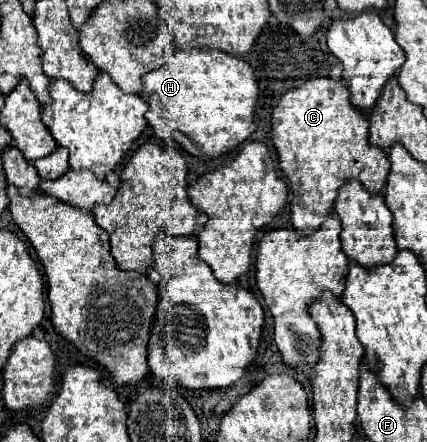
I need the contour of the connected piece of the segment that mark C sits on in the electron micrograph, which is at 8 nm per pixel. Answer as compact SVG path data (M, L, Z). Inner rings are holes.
M316 75L306 79L300 87L286 91L276 109L272 111L272 141L278 151L278 161L282 173L290 181L290 211L292 227L298 233L310 233L320 227L326 213L332 211L336 191L346 179L358 179L370 191L382 191L386 175L390 171L390 161L380 147L368 141L368 117L364 111L356 109L350 101L350 91L344 79L332 79L326 75Z

